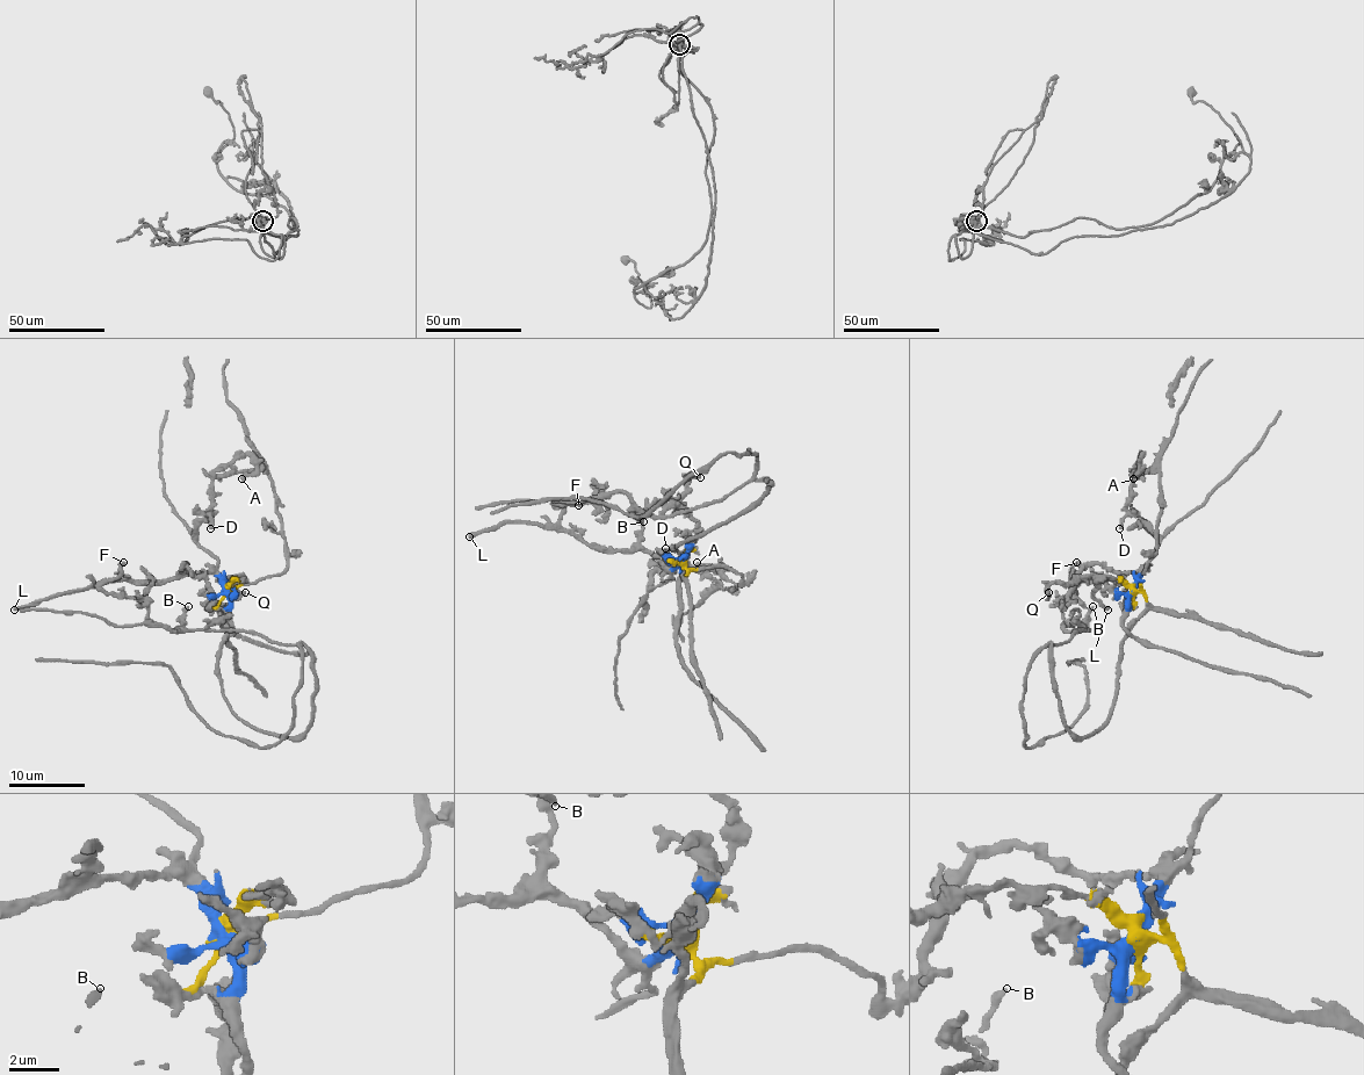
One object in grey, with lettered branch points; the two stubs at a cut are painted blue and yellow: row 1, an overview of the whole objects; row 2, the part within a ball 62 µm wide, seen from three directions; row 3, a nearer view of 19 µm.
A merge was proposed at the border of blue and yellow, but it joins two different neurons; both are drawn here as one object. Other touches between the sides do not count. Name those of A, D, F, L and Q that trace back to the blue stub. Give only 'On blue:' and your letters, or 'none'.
On blue: A, D, F, L

